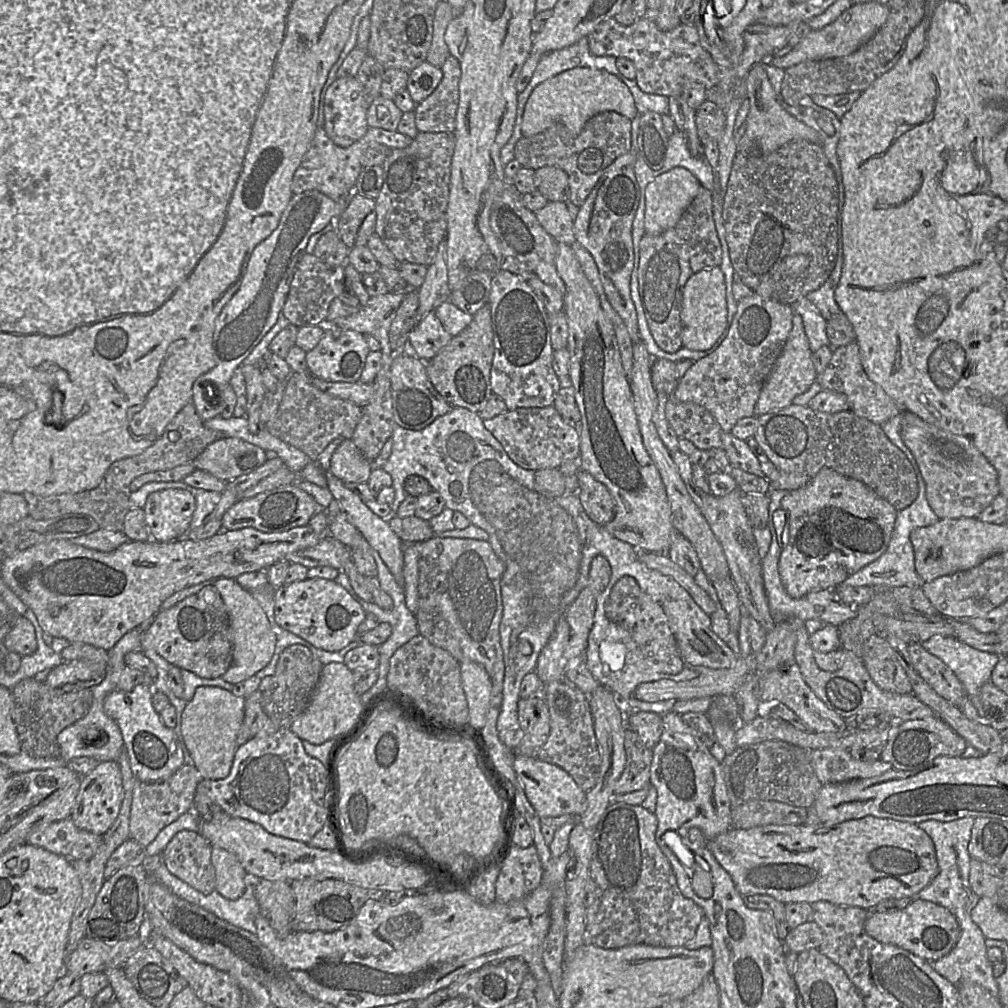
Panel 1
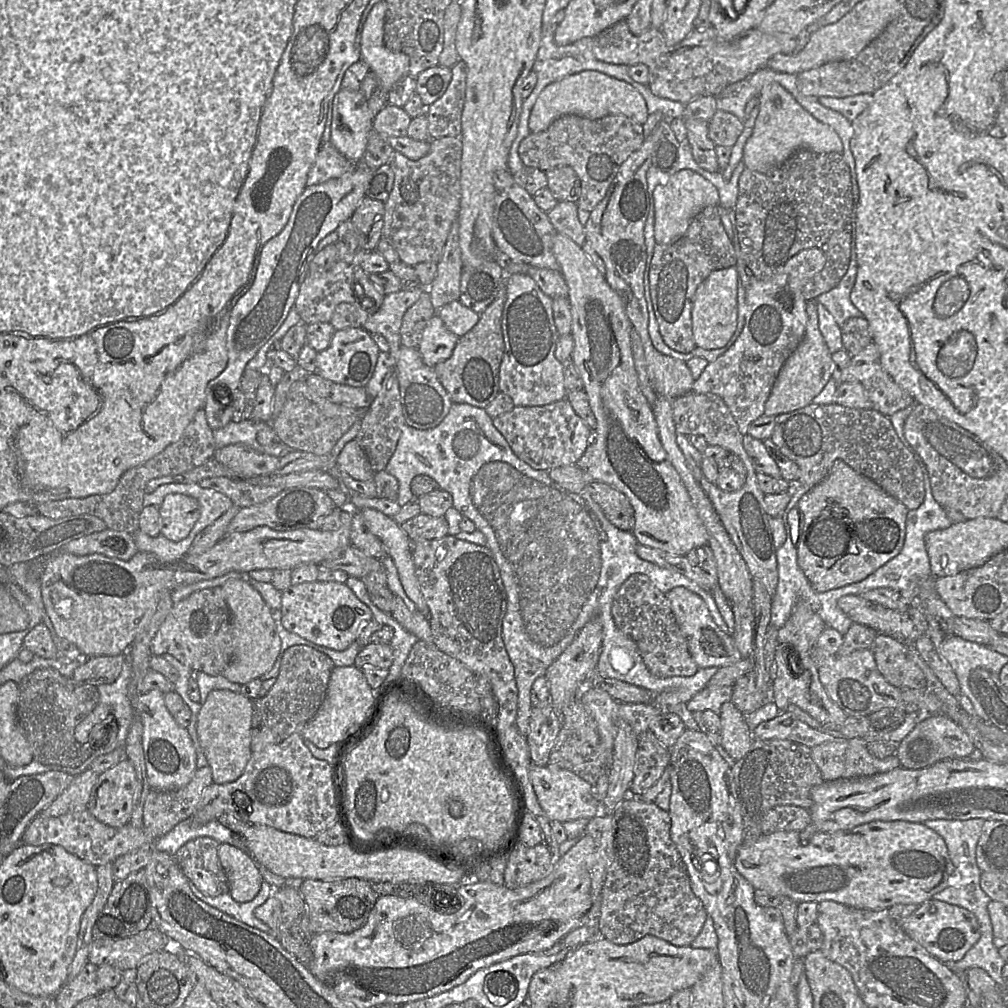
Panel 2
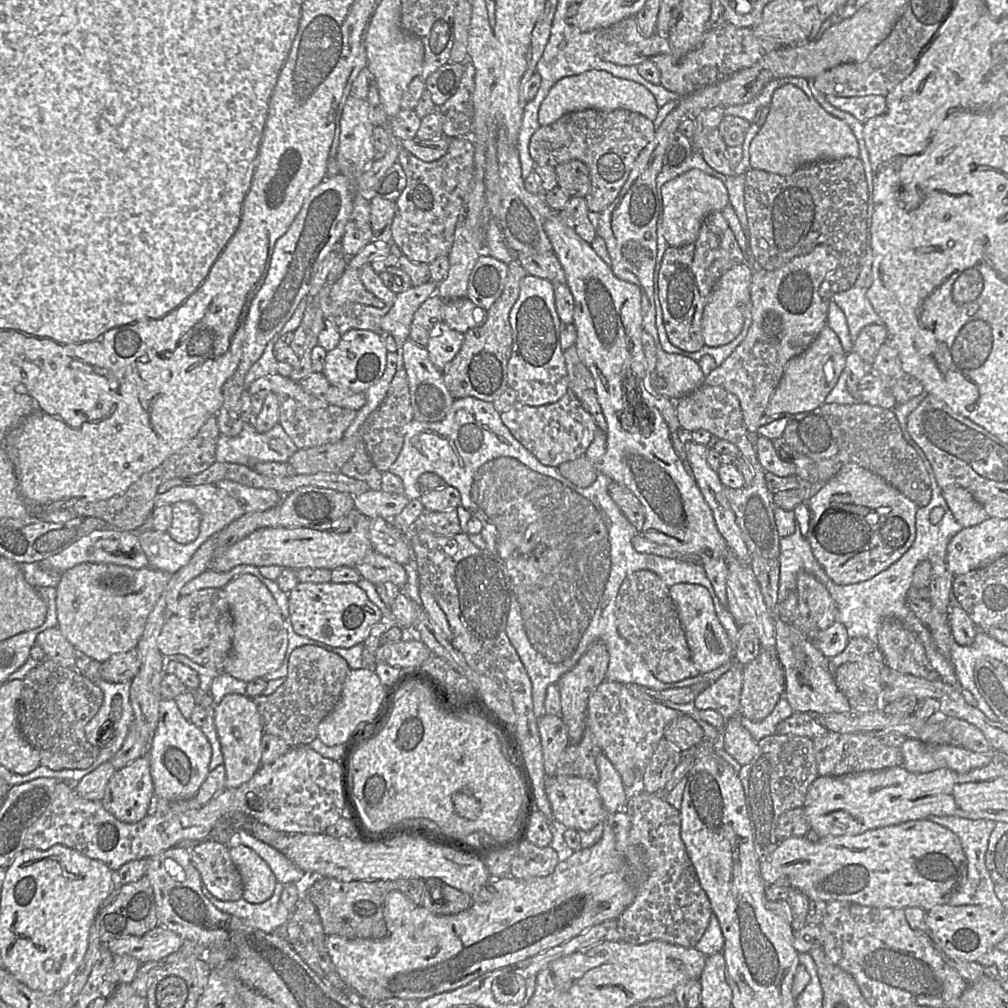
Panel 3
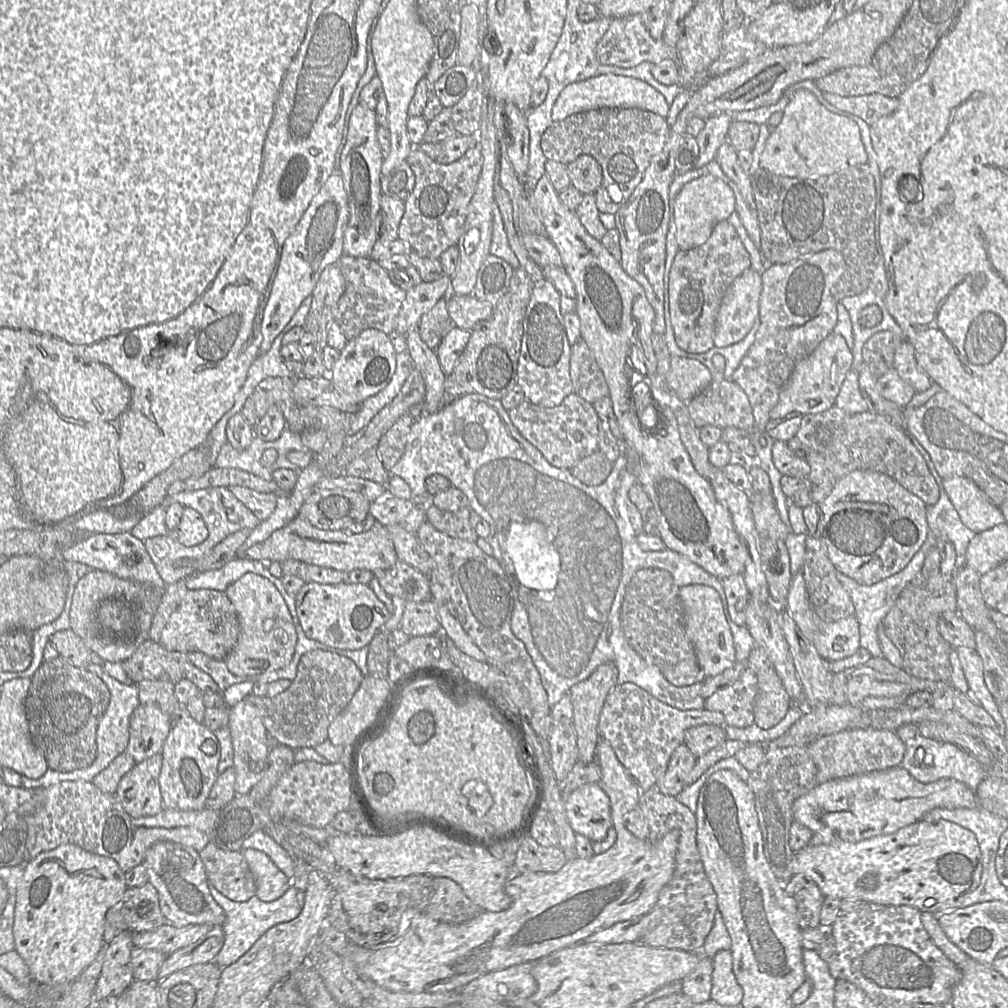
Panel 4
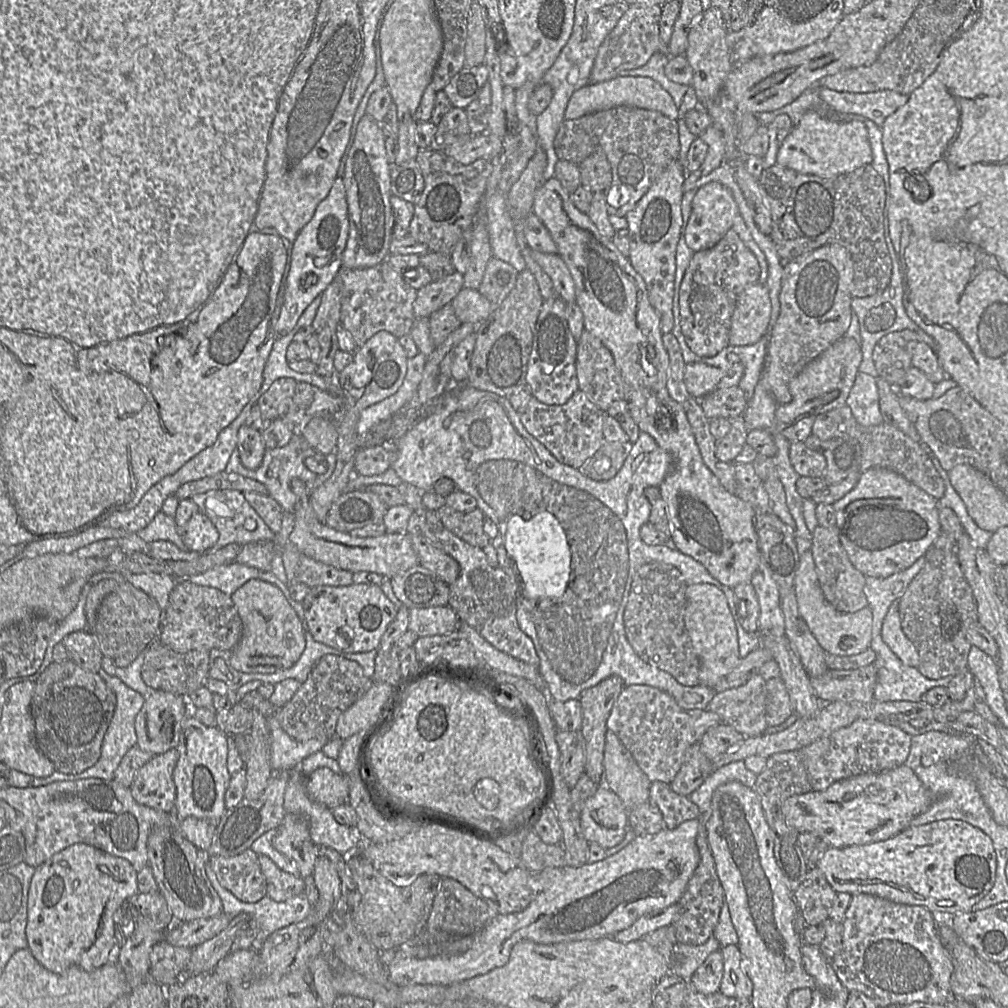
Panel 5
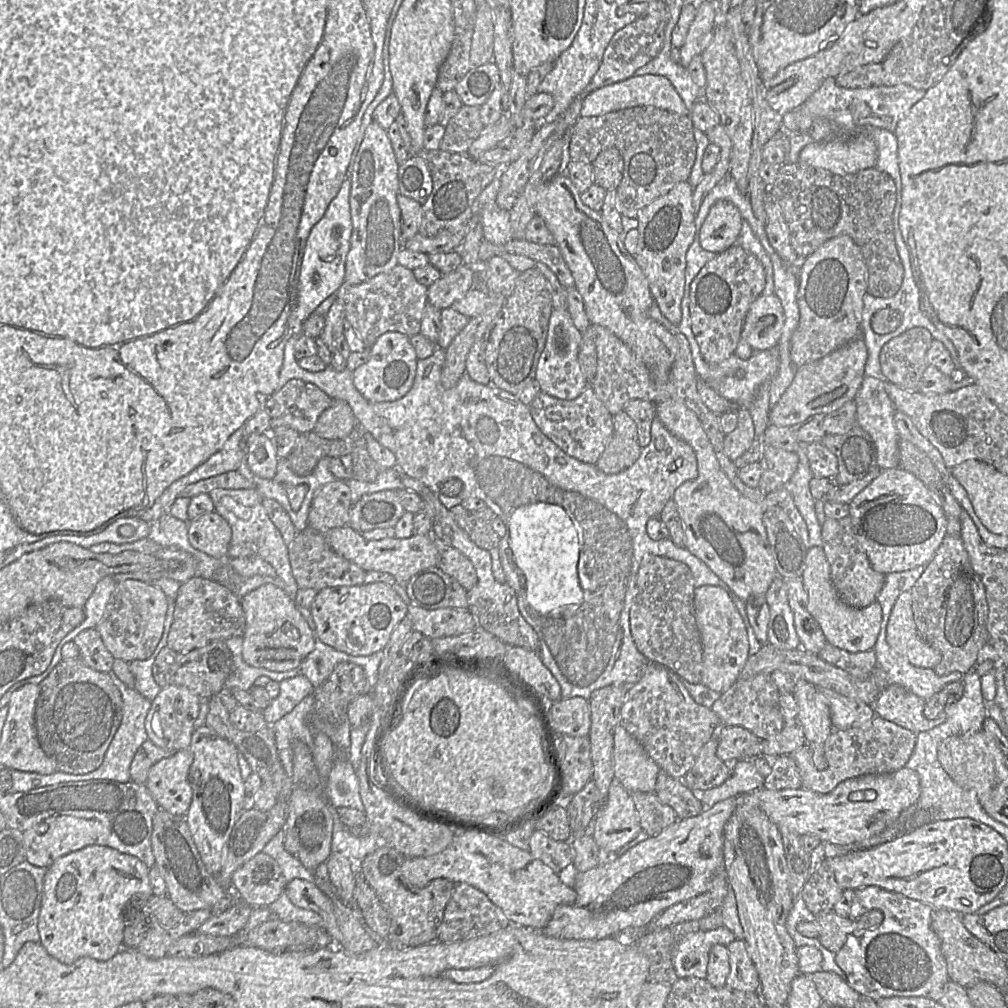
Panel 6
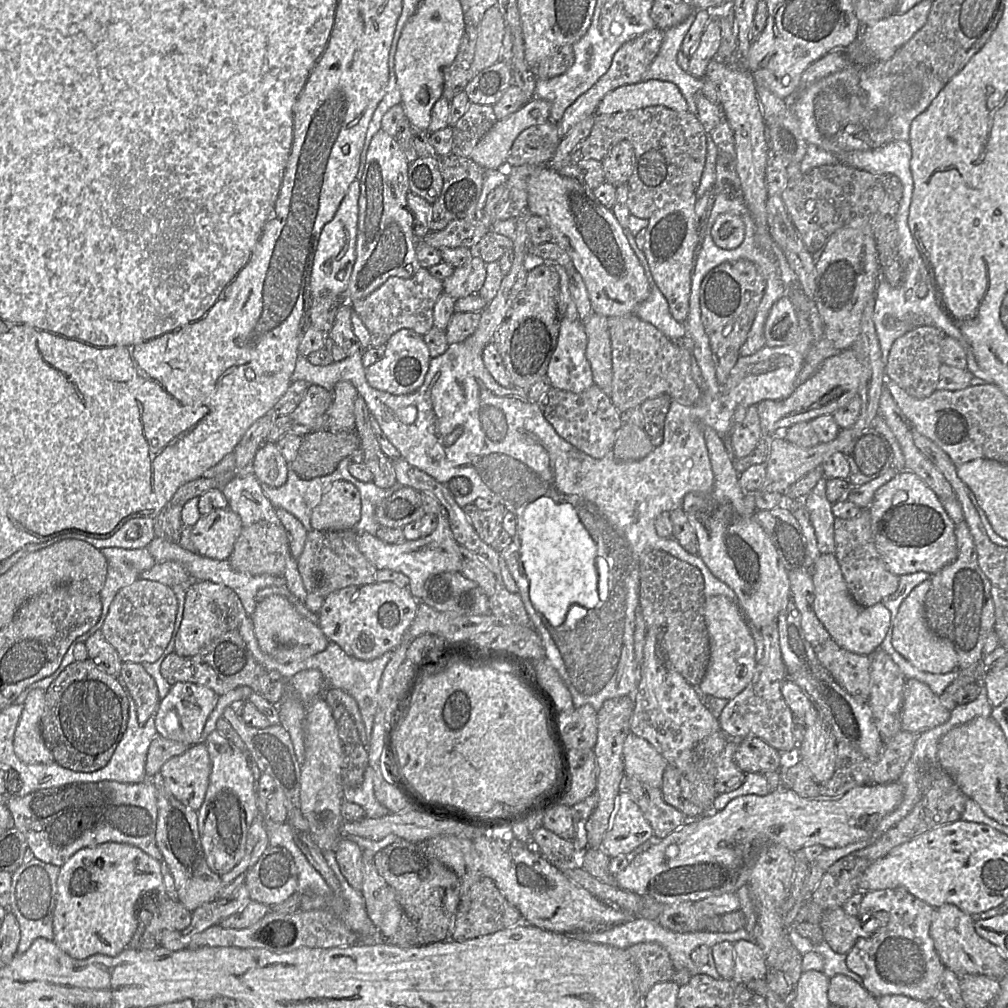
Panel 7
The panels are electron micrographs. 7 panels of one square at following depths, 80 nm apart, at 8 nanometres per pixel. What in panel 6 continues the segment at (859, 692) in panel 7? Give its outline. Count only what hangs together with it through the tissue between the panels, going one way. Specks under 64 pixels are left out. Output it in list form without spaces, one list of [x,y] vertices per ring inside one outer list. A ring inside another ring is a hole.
[[[826,643],[817,656],[825,662],[846,671],[858,680],[868,678],[876,666],[874,650],[856,653],[848,652],[830,643]]]

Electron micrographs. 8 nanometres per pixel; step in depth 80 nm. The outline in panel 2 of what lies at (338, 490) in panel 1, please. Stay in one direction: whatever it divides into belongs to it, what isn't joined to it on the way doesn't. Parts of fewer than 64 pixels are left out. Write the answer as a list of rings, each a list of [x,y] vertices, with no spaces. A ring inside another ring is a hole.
[[[362,509],[355,512],[359,515],[366,528],[384,545],[398,573],[402,587],[408,598],[426,618],[428,607],[421,594],[413,566],[411,540],[393,519],[375,509]]]

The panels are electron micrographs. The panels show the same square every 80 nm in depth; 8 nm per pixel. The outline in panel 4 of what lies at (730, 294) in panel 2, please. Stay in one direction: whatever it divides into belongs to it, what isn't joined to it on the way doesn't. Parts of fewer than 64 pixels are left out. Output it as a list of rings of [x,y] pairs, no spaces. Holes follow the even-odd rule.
[[[752,268],[732,282],[722,299],[716,319],[716,347],[740,342],[750,332],[759,319],[761,292],[761,276]]]

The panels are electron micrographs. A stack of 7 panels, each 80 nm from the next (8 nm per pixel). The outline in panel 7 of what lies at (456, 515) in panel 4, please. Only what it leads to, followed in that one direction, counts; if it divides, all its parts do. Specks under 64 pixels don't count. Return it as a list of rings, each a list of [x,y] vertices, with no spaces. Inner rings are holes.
[[[475,505],[463,507],[464,513],[474,527],[482,541],[491,546],[497,552],[502,552],[512,543],[513,537],[503,527],[503,521],[508,513],[502,505],[483,510]]]

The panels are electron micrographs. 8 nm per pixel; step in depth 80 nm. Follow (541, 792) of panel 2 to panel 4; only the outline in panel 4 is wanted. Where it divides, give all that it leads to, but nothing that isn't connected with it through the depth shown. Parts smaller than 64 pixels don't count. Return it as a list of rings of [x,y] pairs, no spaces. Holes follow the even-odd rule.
[[[599,783],[585,784],[564,799],[568,821],[577,833],[590,838],[592,841],[603,840],[612,825],[610,799]]]

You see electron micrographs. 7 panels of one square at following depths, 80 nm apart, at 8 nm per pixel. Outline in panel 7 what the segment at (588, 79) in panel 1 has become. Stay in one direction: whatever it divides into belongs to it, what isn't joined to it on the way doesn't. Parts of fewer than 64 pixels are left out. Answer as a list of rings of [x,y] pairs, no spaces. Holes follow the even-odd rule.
[[[651,79],[623,85],[610,91],[603,97],[594,115],[638,110],[650,106],[664,106],[678,112],[688,111],[686,99],[677,85]]]

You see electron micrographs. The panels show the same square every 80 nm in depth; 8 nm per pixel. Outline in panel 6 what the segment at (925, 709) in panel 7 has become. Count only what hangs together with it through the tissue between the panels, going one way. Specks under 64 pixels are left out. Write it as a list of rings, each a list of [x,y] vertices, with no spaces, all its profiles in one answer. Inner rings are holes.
[[[890,685],[879,694],[871,706],[876,716],[917,735],[941,725],[946,720],[943,713],[936,719],[927,719],[923,714],[925,704],[926,700],[904,687]]]

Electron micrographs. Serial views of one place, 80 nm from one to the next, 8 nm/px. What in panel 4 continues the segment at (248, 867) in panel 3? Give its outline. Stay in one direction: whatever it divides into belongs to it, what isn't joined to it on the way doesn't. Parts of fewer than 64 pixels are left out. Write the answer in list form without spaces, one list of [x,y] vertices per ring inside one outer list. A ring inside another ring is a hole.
[[[247,848],[242,849],[241,852],[255,879],[255,896],[261,901],[275,901],[291,887],[291,880],[277,868],[265,853]]]

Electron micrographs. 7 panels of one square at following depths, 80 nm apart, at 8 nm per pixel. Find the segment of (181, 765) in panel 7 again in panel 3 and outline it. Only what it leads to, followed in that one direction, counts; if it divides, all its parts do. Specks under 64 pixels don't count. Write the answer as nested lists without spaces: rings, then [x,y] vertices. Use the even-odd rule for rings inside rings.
[[[148,755],[117,769],[103,799],[105,809],[125,823],[135,823],[150,813],[155,797]]]

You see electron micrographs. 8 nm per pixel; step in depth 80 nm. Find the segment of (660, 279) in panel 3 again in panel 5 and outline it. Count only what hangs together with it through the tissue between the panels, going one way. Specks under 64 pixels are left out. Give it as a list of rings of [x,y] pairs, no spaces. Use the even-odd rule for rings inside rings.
[[[734,229],[713,247],[693,254],[678,291],[680,327],[685,343],[699,355],[712,357],[729,346],[731,318],[739,295],[759,282],[761,268]]]

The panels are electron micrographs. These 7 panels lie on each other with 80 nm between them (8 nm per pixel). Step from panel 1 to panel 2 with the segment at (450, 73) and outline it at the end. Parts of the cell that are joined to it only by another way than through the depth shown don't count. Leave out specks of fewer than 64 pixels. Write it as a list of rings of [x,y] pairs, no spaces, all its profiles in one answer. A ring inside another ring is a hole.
[[[459,59],[451,70],[452,78],[447,90],[426,110],[431,139],[461,135],[461,116],[466,93],[466,63]]]

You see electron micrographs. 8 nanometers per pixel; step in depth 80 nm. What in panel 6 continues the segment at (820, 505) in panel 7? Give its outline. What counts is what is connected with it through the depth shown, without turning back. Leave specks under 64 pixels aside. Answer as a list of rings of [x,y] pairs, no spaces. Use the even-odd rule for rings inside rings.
[[[803,448],[797,453],[800,458],[798,468],[783,487],[790,493],[795,506],[806,522],[810,544],[813,547],[819,547],[822,544],[822,523],[820,523],[816,515],[817,500],[814,499],[809,488],[809,482],[815,476],[810,471]]]

